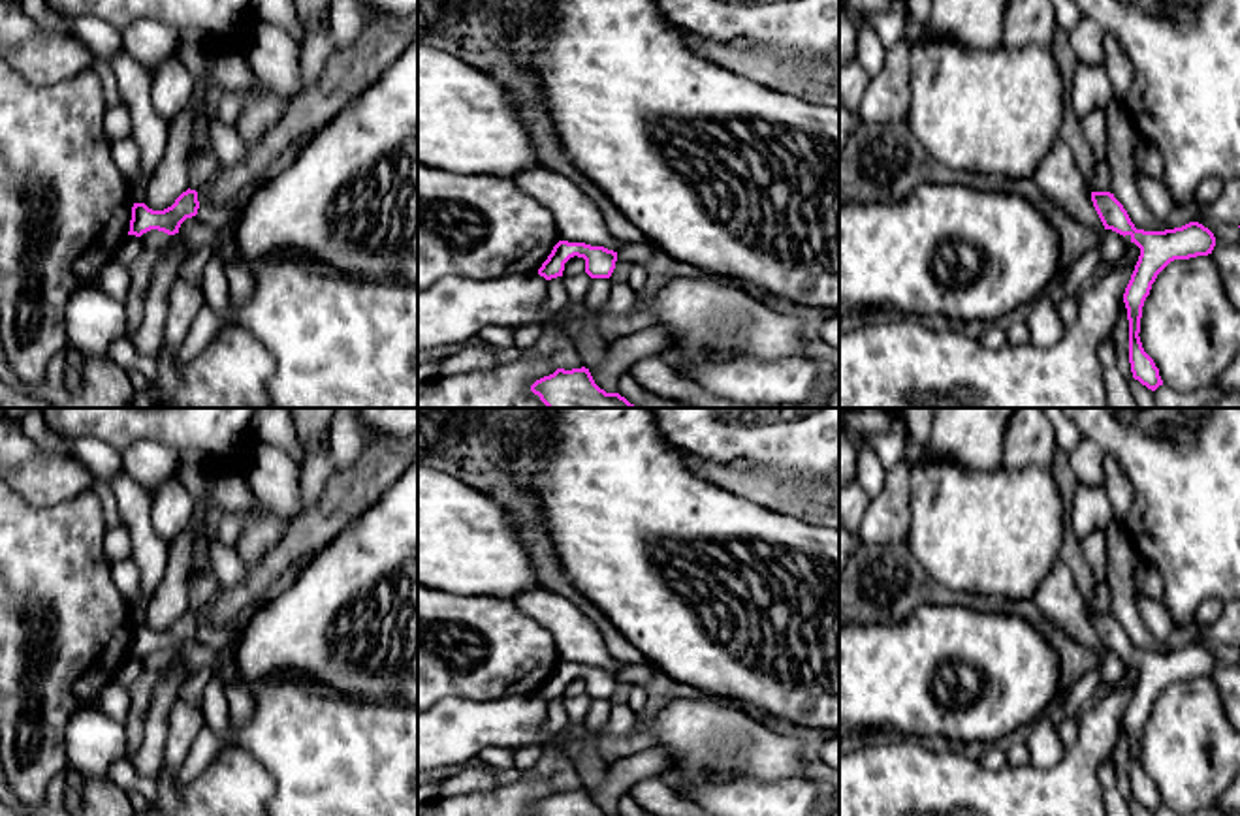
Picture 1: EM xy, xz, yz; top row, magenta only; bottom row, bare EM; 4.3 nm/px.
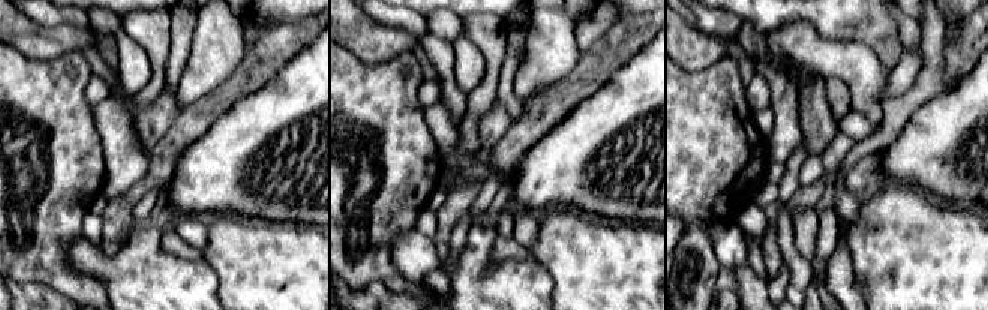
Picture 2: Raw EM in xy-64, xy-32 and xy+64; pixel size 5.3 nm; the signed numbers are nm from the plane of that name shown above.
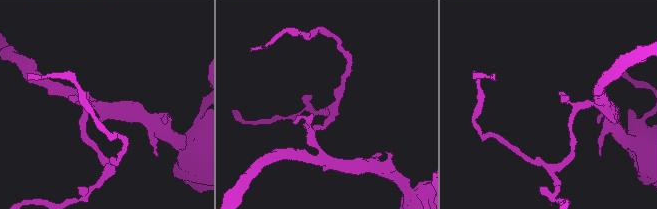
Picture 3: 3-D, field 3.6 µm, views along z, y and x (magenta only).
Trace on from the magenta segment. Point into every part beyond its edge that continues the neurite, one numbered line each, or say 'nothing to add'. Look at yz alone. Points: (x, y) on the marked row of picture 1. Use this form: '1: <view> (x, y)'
nothing to add

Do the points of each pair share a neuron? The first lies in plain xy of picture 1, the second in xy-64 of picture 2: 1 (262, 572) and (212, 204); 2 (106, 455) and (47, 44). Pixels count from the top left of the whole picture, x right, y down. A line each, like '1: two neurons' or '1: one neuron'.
1: two neurons
2: two neurons

